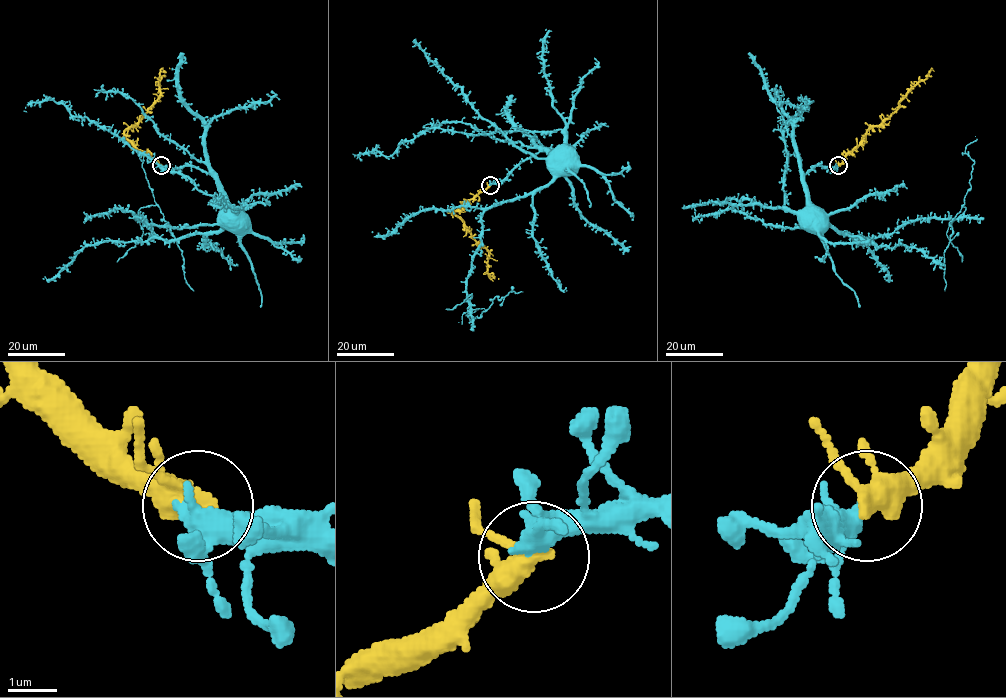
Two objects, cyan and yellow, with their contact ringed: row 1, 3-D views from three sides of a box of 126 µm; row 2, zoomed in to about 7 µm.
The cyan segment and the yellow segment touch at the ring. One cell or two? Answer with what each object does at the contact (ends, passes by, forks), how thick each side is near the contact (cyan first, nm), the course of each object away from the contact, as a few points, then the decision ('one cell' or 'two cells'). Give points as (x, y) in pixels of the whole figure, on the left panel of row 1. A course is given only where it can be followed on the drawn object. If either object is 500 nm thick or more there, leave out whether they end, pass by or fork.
cyan passes by; yellow forks there; 400 nm thick on the cyan side, 320 nm on the other; cyan runs (161, 165), (173, 168), (194, 166), (212, 176), (226, 204), (228, 215), (234, 220); yellow runs (161, 165), (139, 150), (124, 131), (134, 126), (159, 95), (159, 73), (169, 69); one cell

